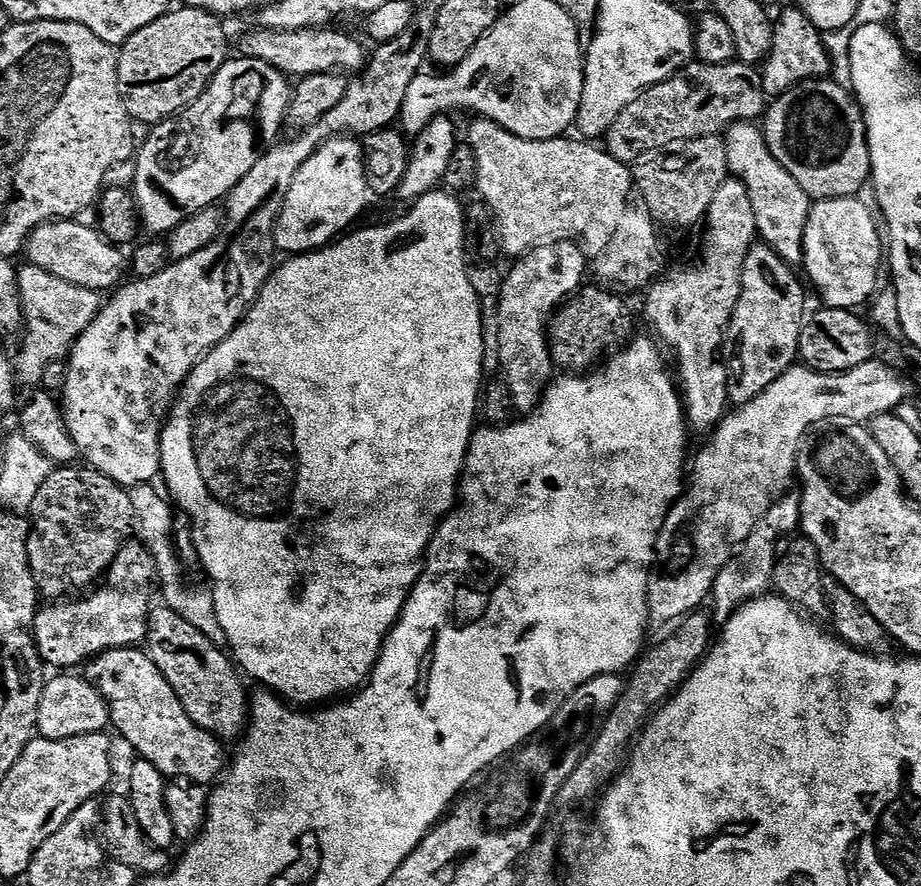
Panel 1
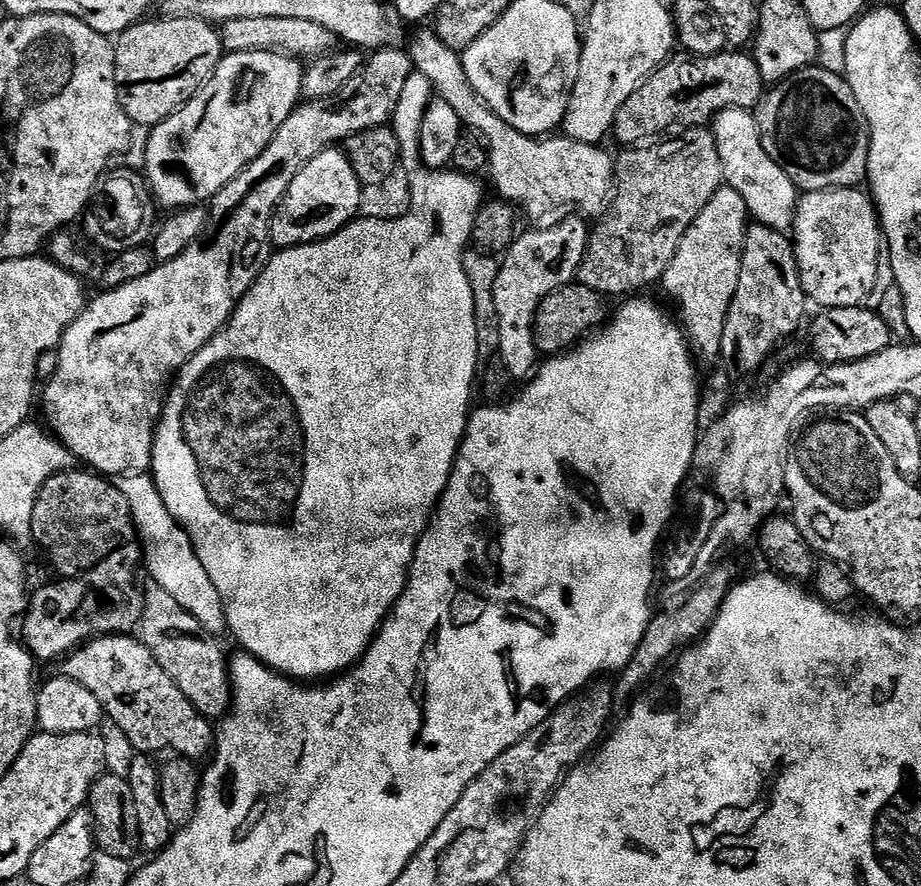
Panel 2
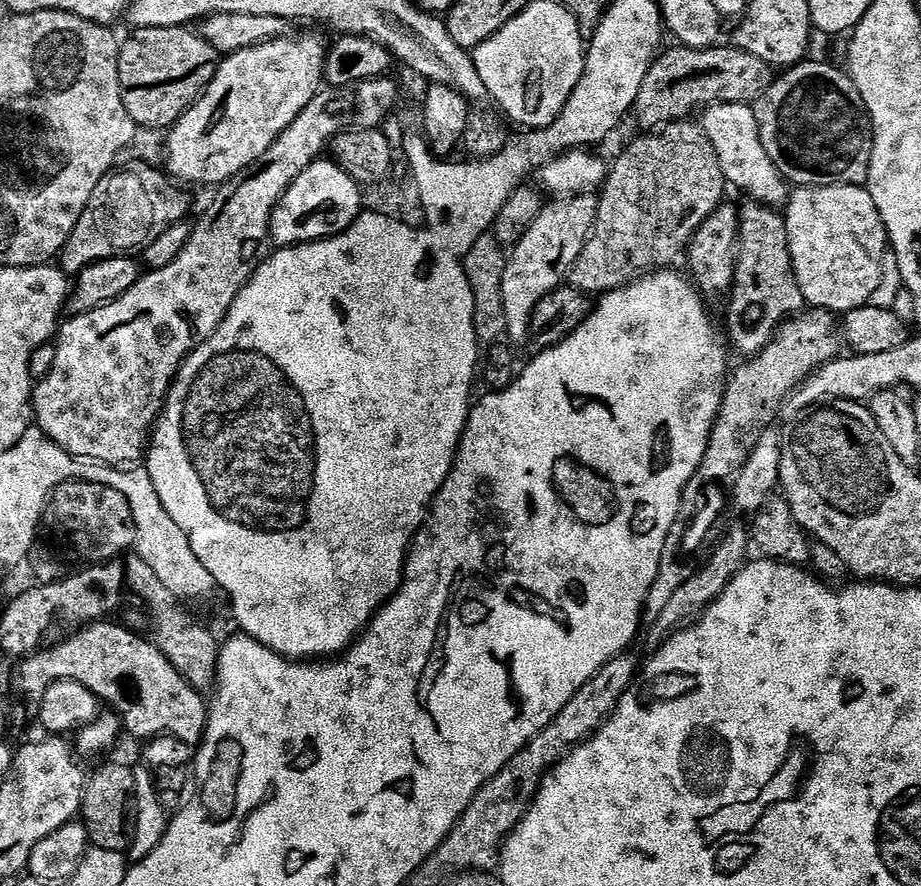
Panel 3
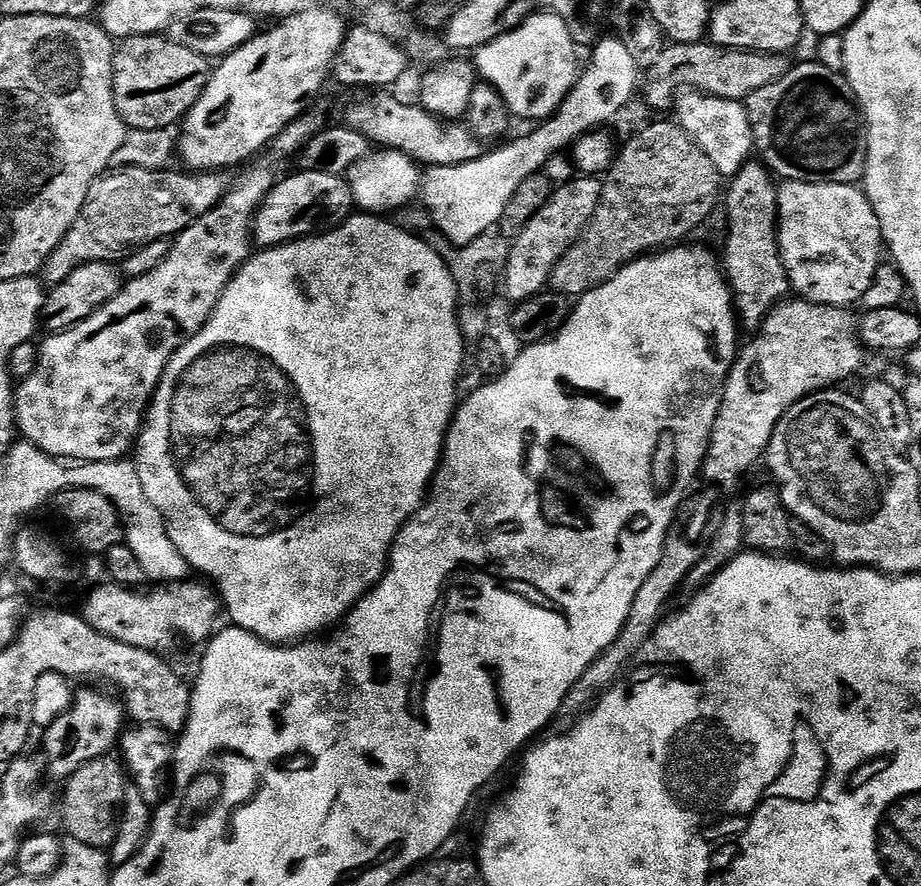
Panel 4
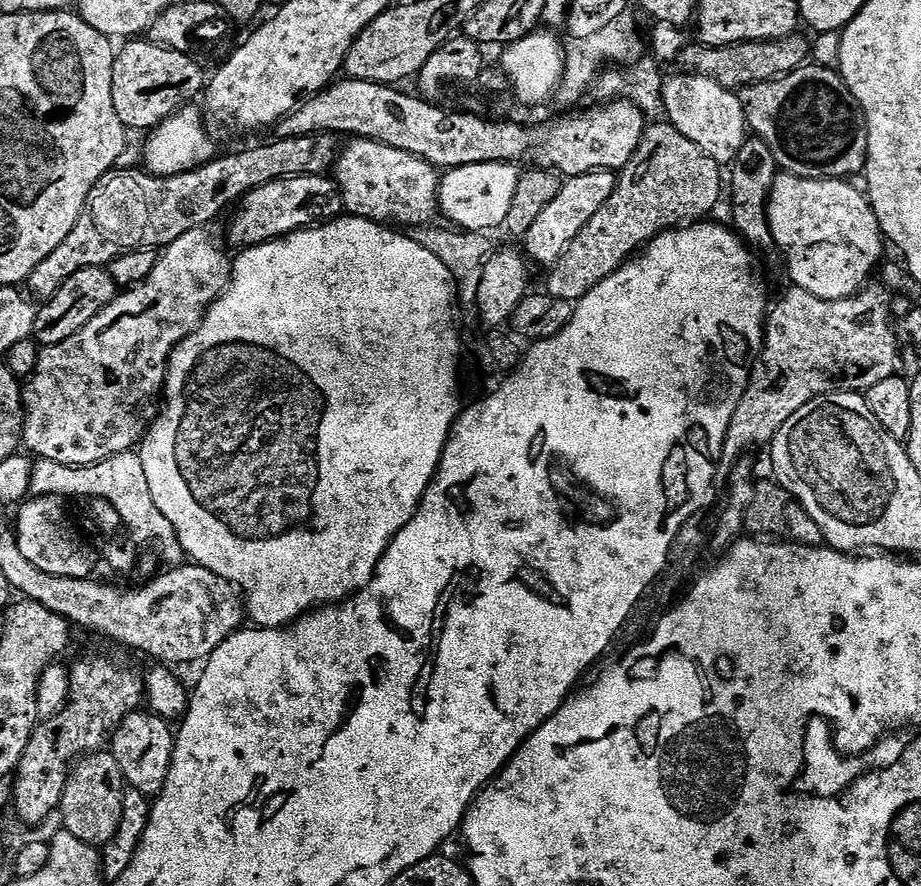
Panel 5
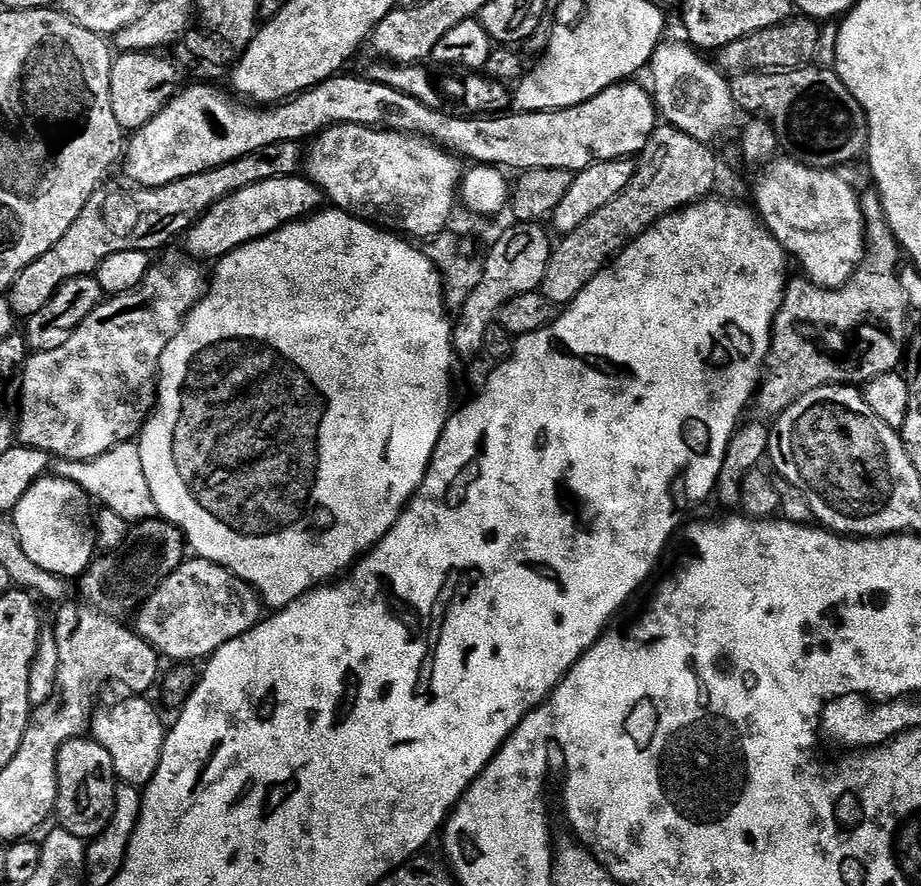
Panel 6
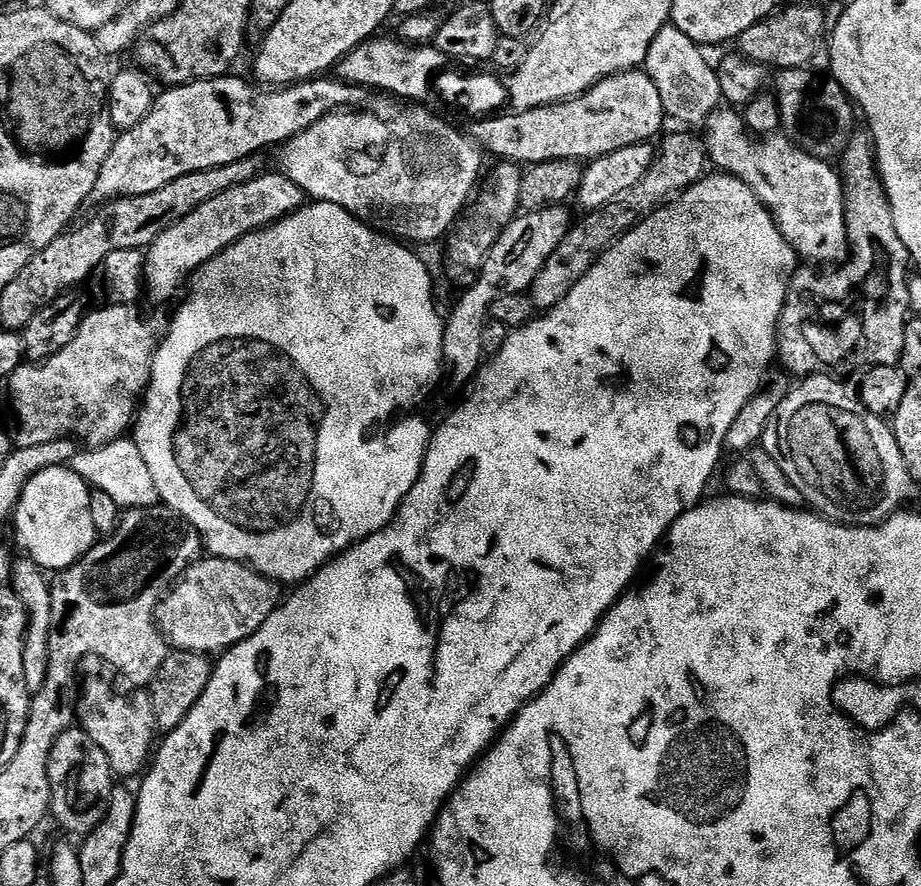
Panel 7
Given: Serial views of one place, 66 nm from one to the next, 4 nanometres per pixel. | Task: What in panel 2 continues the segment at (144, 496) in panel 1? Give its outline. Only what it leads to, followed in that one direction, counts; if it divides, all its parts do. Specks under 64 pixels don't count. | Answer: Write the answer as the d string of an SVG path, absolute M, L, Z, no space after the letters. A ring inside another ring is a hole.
M133 474L116 476L114 482L118 490L122 490L126 502L130 502L132 521L136 524L138 540L144 549L147 575L162 586L183 610L197 618L208 633L217 638L226 636L228 619L224 599L218 594L218 586L210 582L210 574L206 574L206 566L202 566L187 530L176 521L174 514L170 514L170 510L166 510L166 502L162 502L155 480L148 474Z

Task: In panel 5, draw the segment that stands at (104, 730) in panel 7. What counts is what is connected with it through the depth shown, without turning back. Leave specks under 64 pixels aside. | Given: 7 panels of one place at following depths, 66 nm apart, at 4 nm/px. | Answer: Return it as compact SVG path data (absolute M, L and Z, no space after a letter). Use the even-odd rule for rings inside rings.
M151 710L129 712L124 723L110 736L110 751L118 766L122 766L127 787L136 788L149 798L159 796L164 788L164 780L170 770L175 745L173 725Z

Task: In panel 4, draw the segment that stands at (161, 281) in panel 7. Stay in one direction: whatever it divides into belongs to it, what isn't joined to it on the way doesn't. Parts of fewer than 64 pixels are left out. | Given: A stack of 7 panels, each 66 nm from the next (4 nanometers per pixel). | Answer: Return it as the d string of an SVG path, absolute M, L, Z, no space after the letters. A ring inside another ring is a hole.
M296 170L293 176L287 176L277 180L256 212L252 234L261 249L277 248L292 240L302 240L317 230L334 229L353 215L352 190L345 177L303 170Z

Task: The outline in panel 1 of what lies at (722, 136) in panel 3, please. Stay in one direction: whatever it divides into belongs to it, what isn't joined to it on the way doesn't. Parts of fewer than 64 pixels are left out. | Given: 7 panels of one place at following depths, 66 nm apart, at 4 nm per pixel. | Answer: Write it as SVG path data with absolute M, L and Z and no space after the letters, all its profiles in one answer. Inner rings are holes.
M755 123L733 124L723 137L723 142L726 146L729 173L742 181L746 190L750 190L750 203L754 206L754 218L756 219L759 239L763 243L771 245L788 264L799 265L804 260L804 231L810 211L809 196L802 190L802 186L798 186L796 179L782 166L782 162L778 162L778 158L774 158L774 154L770 154L764 133Z

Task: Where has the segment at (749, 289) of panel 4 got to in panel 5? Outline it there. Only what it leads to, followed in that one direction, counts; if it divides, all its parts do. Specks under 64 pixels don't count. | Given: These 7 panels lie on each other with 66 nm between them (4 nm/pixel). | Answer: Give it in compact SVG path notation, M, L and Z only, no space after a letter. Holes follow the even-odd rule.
M755 134L749 135L748 141L738 150L735 160L730 165L732 171L732 221L735 229L745 244L756 248L773 247L772 231L768 221L768 200L772 196L772 187L778 175L774 150Z

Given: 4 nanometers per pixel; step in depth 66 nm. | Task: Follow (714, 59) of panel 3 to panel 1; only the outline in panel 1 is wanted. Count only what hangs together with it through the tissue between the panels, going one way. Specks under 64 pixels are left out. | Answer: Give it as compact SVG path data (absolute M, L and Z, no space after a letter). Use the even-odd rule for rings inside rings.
M689 62L669 80L644 89L630 106L626 106L626 110L622 110L622 114L618 114L606 137L606 151L619 160L636 162L667 149L664 148L667 144L720 136L733 124L759 121L765 111L762 75L753 65Z

